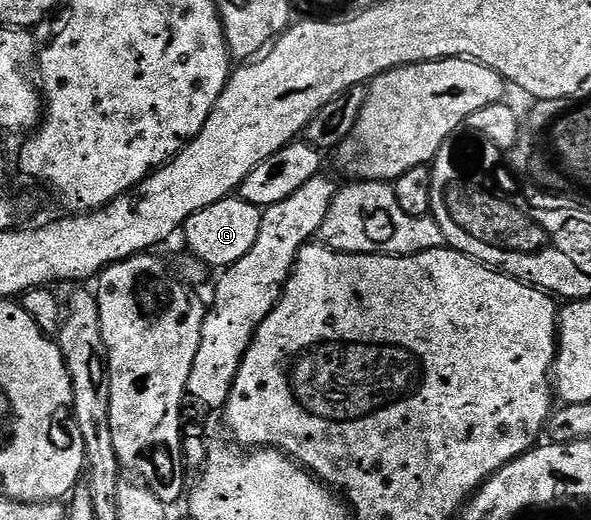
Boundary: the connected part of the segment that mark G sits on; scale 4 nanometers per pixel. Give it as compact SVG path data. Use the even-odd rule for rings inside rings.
M230 197L223 201L215 201L215 205L207 205L207 209L199 209L185 222L183 236L188 254L198 259L206 268L224 269L235 261L247 257L251 245L255 245L255 237L259 237L259 221L262 208L243 201L240 197Z

